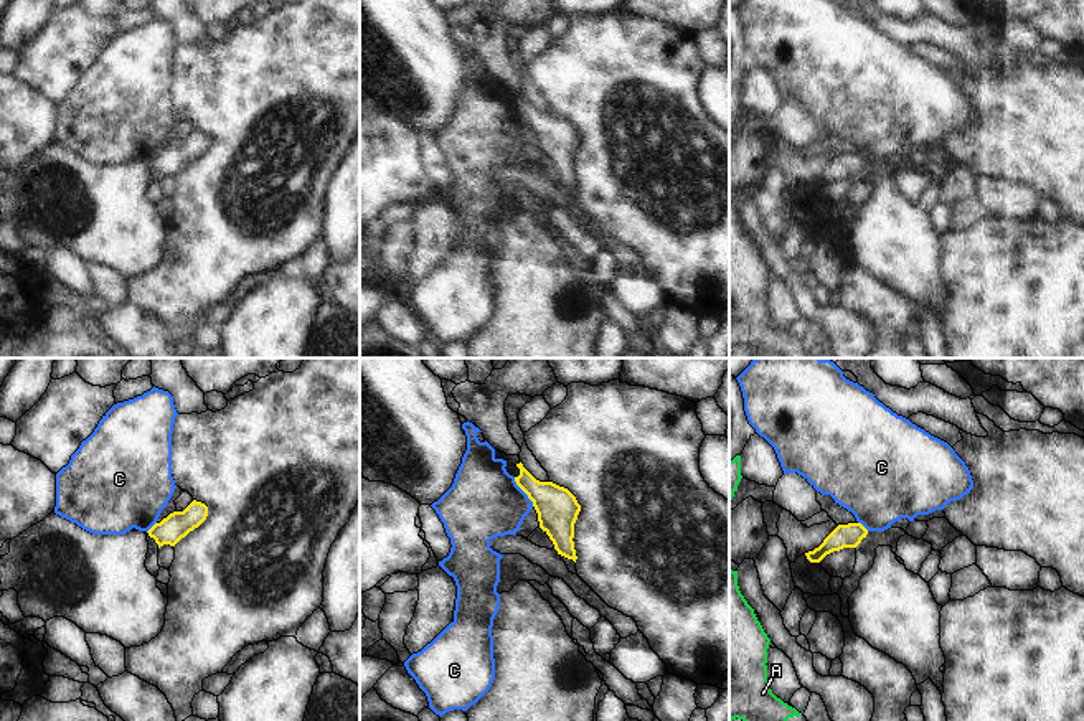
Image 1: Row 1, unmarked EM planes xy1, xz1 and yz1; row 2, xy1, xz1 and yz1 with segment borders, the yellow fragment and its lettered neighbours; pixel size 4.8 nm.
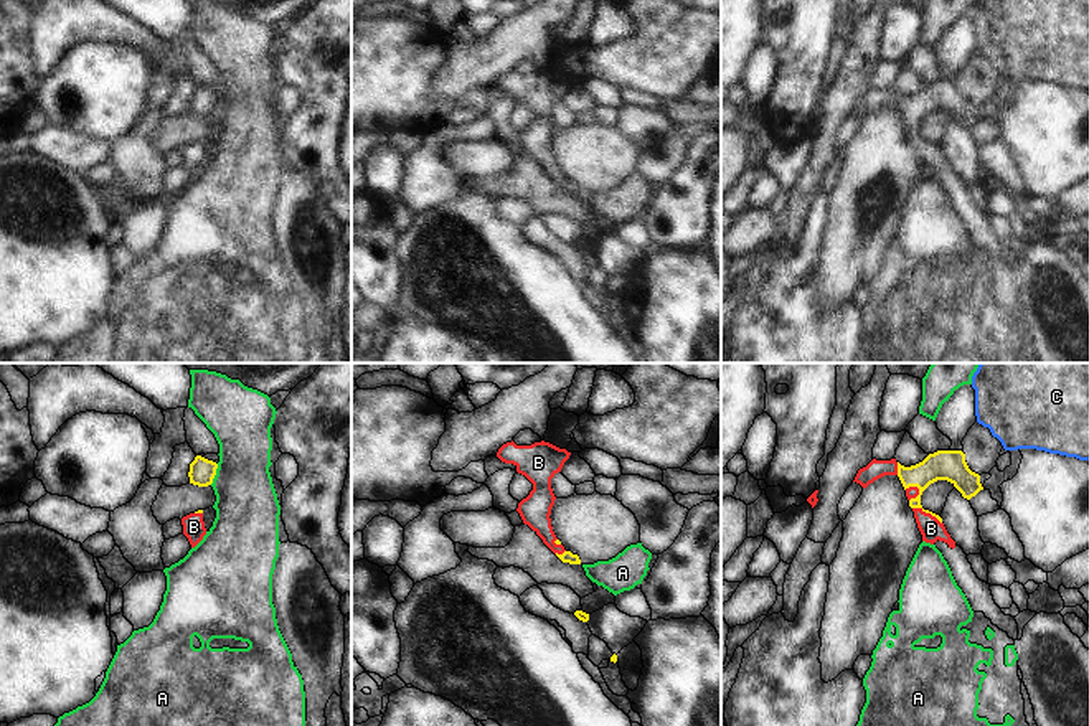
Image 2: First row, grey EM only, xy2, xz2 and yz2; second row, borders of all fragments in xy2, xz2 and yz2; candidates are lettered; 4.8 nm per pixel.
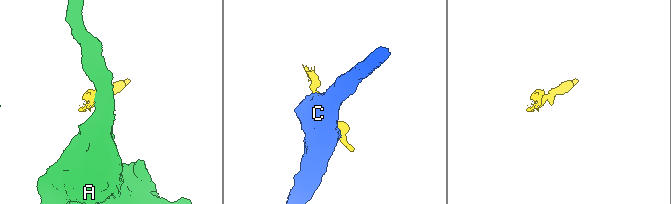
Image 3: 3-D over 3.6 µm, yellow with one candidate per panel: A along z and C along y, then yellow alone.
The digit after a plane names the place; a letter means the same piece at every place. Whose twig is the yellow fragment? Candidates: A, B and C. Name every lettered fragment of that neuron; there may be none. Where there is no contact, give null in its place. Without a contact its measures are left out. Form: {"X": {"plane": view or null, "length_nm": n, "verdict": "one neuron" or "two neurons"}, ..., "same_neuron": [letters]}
{"A": {"plane": "xy2", "length_nm": 110, "verdict": "two neurons"}, "B": {"plane": "yz2", "length_nm": 170, "verdict": "one neuron"}, "C": {"plane": "xz1", "length_nm": 170, "verdict": "two neurons"}, "same_neuron": ["B"]}

